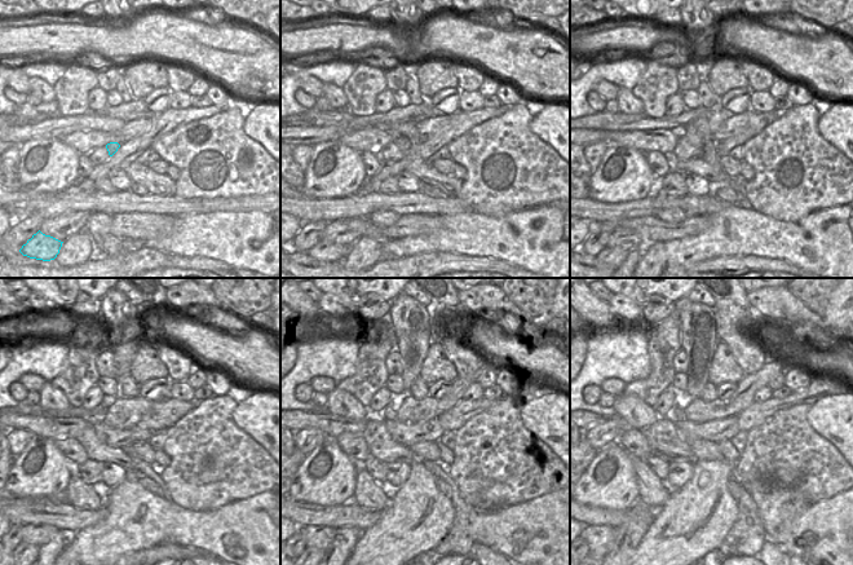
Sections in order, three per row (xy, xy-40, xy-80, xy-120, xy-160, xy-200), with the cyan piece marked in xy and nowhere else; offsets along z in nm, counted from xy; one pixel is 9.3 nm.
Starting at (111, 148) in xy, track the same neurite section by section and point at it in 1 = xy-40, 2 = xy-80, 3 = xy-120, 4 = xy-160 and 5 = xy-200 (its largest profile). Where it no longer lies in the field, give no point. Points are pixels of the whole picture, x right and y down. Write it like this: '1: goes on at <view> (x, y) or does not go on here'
1: goes on at xy-40 (402, 141)
2: goes on at xy-80 (698, 132)
3: goes on at xy-120 (124, 413)
4: goes on at xy-160 (412, 411)
5: goes on at xy-200 (699, 411)

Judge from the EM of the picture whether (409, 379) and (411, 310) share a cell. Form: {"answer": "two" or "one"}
{"answer": "one"}

